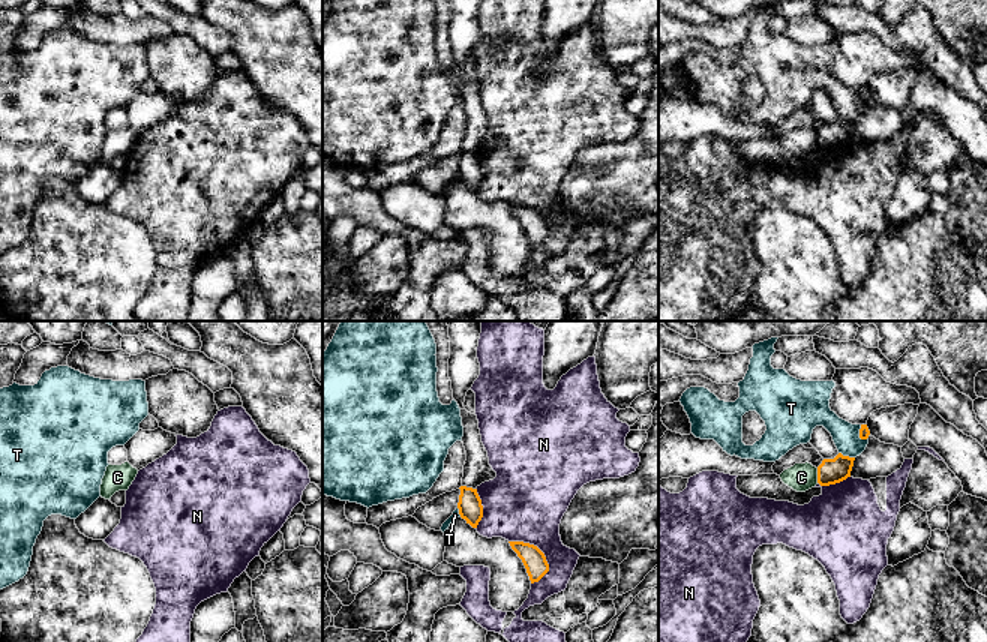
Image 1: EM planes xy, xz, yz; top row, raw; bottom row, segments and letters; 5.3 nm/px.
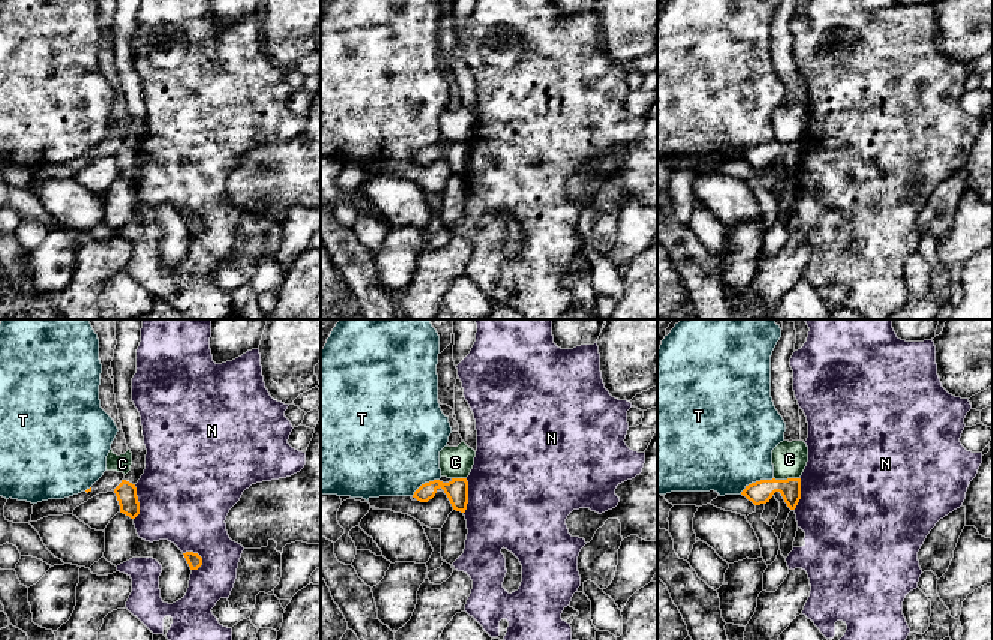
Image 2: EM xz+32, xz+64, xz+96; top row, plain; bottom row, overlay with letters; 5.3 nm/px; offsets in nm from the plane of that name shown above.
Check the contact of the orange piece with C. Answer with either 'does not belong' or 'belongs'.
does not belong

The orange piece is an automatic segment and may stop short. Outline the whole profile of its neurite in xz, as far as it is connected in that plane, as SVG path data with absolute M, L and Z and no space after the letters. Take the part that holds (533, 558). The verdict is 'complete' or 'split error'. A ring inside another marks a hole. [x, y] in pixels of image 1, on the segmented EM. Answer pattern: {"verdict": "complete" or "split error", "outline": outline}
{"verdict": "complete", "outline": "M524 542L508 543L522 560L531 584L538 582L549 572L546 556L537 546Z"}

